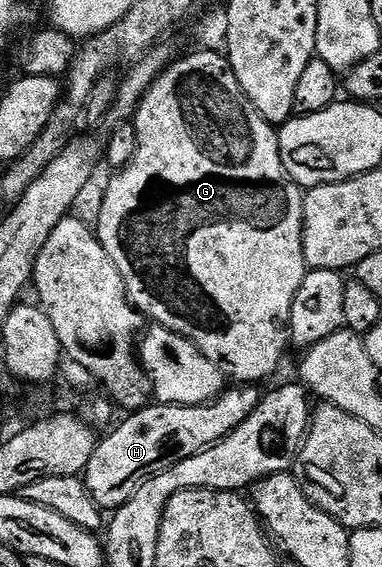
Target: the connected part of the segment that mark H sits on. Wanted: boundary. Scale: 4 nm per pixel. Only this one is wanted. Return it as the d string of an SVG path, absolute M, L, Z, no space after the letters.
M236 385L231 389L232 395L221 394L210 403L193 407L151 405L141 411L133 410L129 419L122 420L120 424L117 422L111 428L113 431L97 442L82 472L90 497L94 497L101 509L111 513L151 475L170 469L170 465L178 465L178 461L186 461L186 457L194 457L194 453L205 451L226 438L234 428L242 425L242 421L246 421L246 417L250 417L250 413L254 413L254 409L258 409L262 398L261 388L256 385Z

